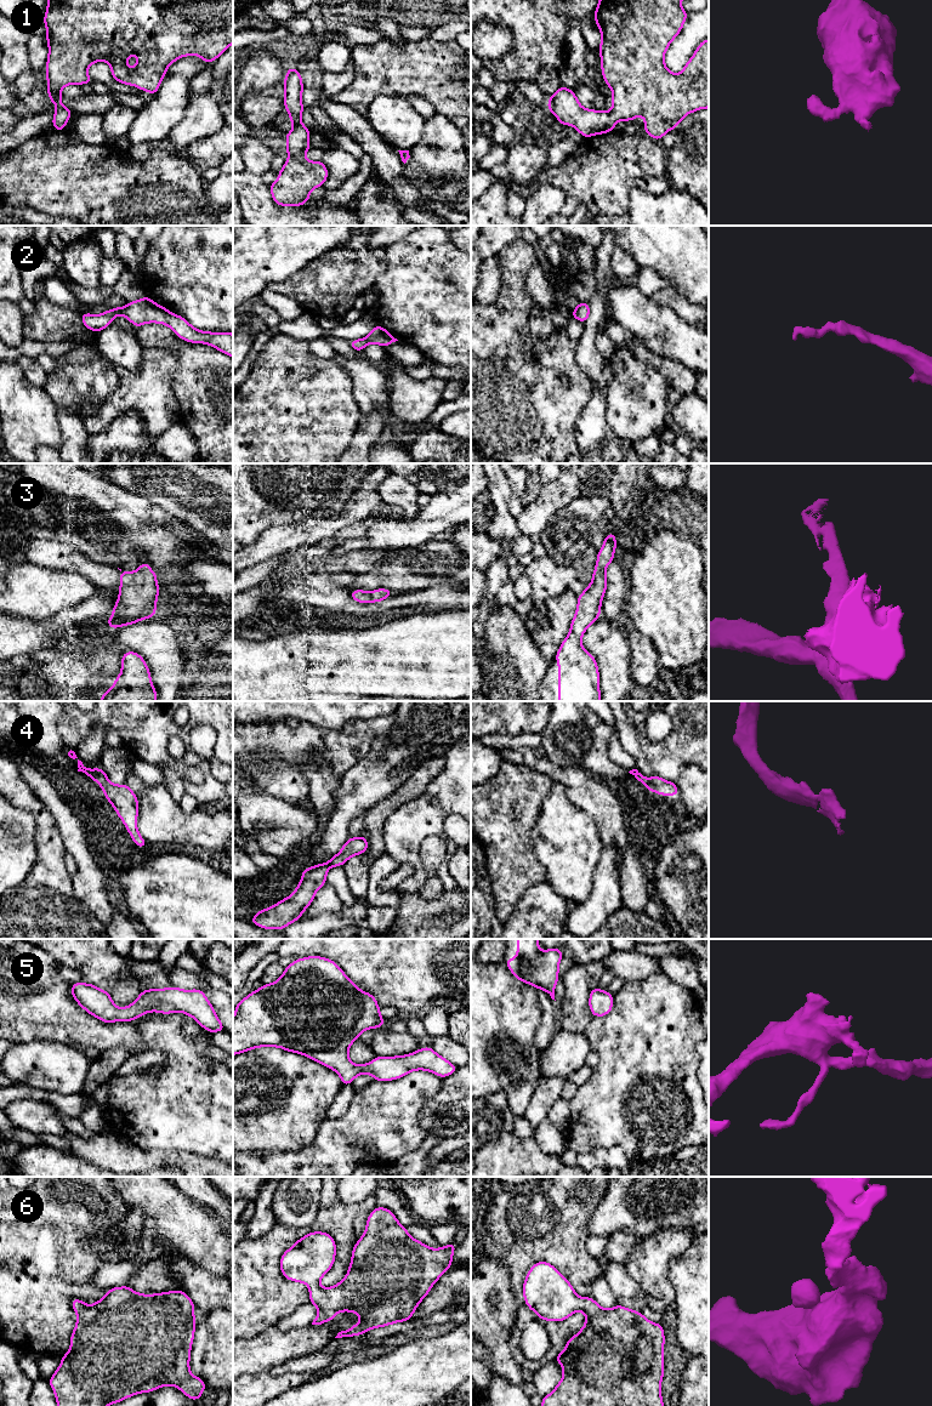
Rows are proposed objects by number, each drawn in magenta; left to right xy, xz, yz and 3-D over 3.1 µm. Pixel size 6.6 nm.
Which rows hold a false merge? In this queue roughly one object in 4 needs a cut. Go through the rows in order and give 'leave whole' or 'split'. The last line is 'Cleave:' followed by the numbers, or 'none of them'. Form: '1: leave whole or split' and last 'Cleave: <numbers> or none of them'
1: leave whole
2: leave whole
3: leave whole
4: leave whole
5: leave whole
6: leave whole
Cleave: none of them

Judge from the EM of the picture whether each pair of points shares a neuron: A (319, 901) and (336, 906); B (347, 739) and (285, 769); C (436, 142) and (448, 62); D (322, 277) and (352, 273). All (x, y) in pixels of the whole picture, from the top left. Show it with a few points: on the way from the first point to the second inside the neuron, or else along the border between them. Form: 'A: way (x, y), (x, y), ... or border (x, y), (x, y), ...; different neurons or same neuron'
A: way (323, 901), (333, 904); same neuron
B: way (331, 740), (313, 740), (300, 753); same neuron
C: border (437, 112), (442, 113), (458, 129); different neurons
D: way (329, 277), (340, 277), (345, 273); same neuron

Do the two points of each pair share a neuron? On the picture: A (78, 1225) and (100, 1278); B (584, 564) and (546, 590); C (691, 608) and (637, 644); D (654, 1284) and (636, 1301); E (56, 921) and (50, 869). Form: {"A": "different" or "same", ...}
{"A": "different", "B": "different", "C": "different", "D": "different", "E": "same"}

